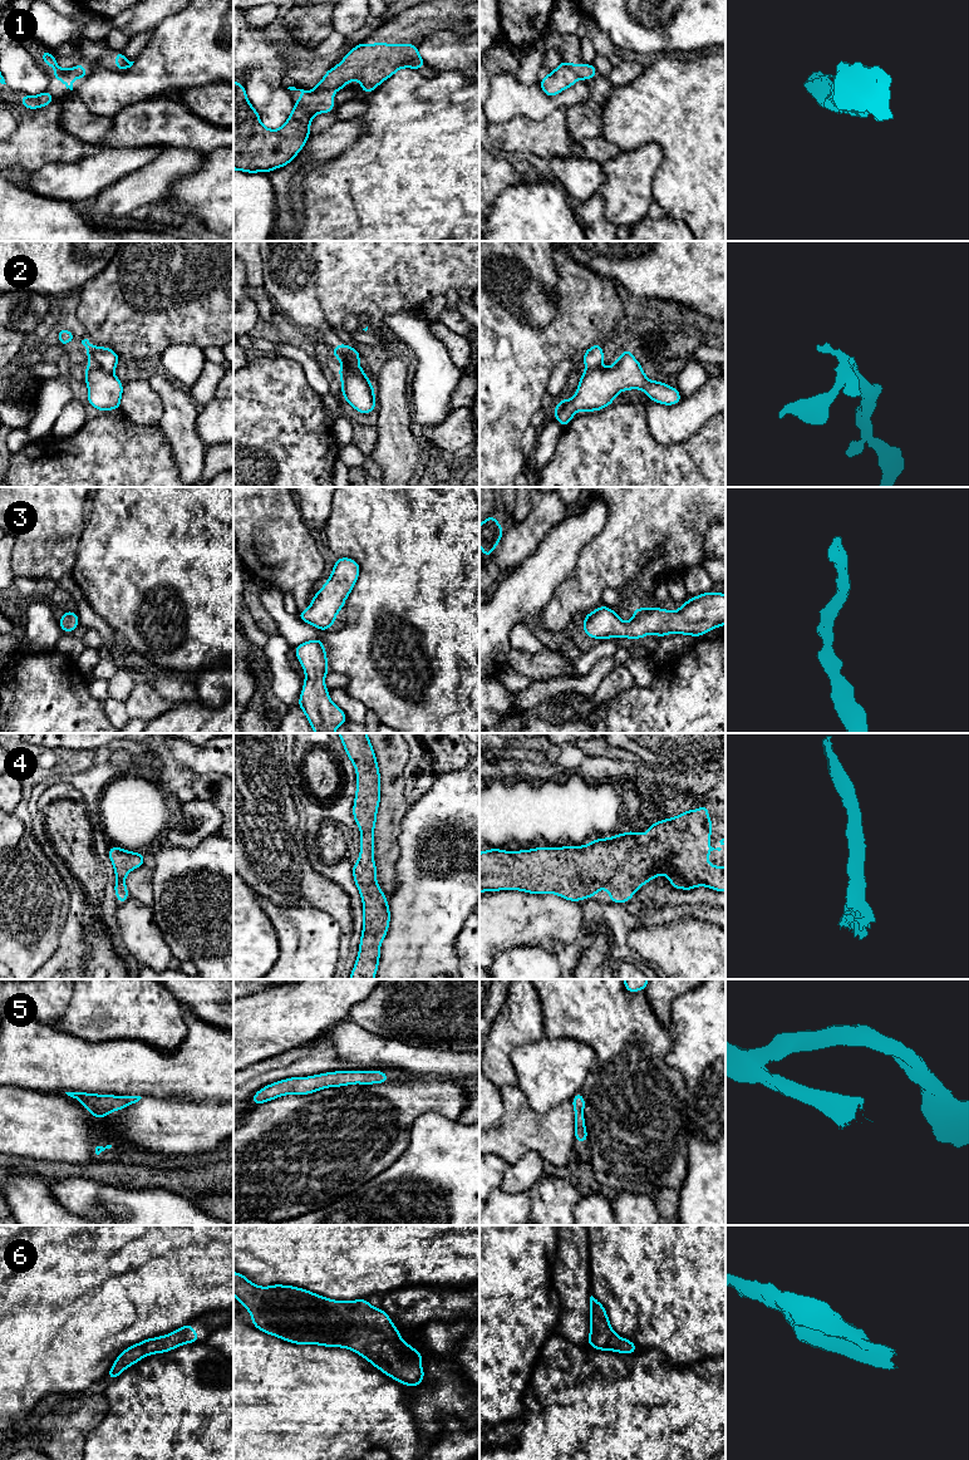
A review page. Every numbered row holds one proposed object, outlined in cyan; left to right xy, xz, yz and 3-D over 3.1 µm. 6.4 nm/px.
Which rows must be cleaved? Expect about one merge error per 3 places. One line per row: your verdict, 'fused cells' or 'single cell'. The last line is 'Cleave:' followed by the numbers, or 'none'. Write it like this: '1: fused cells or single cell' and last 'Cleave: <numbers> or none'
1: single cell
2: fused cells
3: single cell
4: single cell
5: single cell
6: single cell
Cleave: 2

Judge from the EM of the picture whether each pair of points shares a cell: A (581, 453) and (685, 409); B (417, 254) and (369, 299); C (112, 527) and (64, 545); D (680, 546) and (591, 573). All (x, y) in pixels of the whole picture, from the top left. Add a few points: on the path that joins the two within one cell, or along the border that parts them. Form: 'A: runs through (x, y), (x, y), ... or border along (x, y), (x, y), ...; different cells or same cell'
A: border along (644, 398), (648, 428), (662, 443), (670, 445); different cells
B: runs through (406, 263), (380, 288); same cell
C: border along (85, 521), (78, 545), (78, 556), (72, 569); different cells
D: runs through (658, 541), (630, 541), (614, 558); same cell

